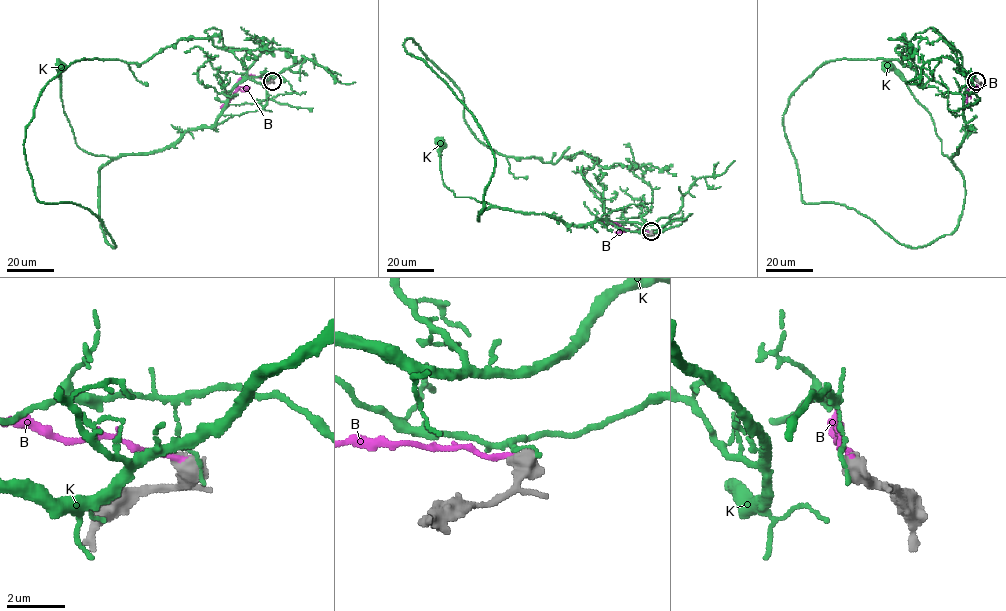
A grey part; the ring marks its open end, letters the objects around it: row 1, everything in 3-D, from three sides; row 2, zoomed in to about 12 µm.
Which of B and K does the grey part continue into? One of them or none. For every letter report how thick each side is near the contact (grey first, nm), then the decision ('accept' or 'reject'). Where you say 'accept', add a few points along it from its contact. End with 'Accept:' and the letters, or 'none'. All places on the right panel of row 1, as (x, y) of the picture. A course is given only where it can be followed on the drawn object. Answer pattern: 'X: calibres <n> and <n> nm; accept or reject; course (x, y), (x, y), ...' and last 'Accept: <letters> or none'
B: calibres 700 and 200 nm; reject
K: calibres 700 and 130 nm; reject
Accept: none

